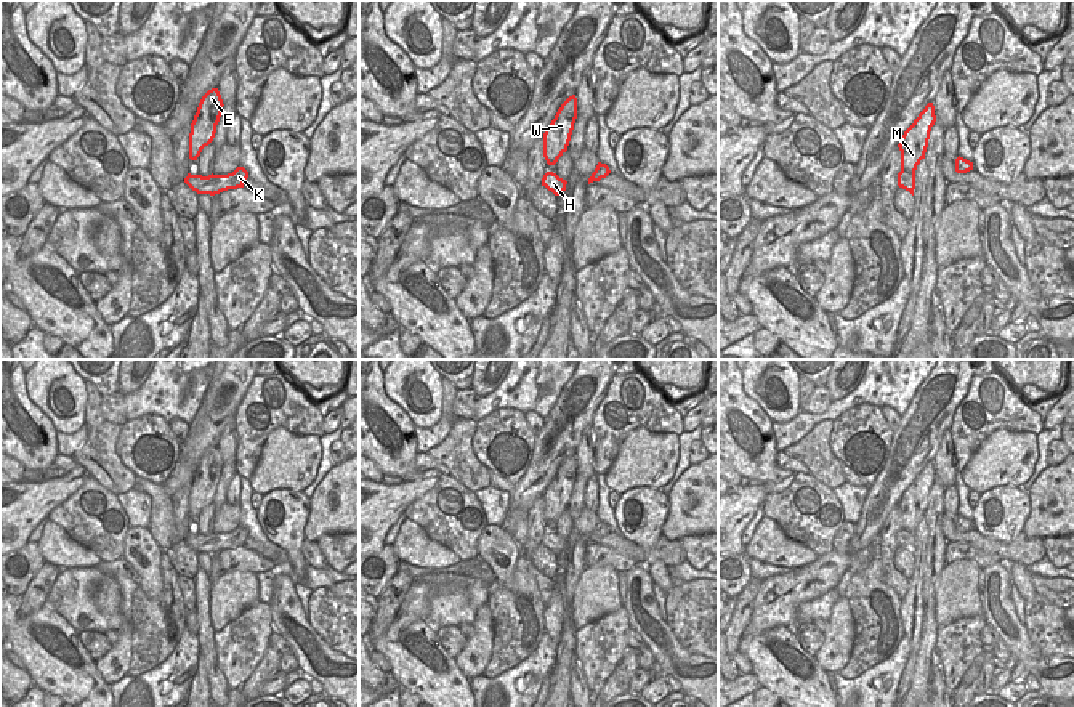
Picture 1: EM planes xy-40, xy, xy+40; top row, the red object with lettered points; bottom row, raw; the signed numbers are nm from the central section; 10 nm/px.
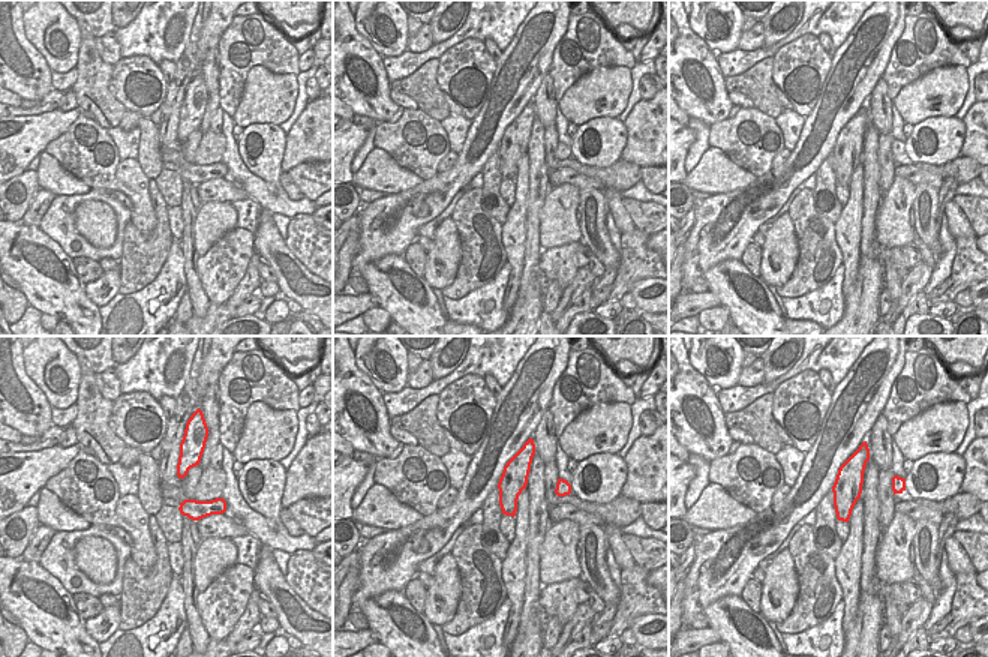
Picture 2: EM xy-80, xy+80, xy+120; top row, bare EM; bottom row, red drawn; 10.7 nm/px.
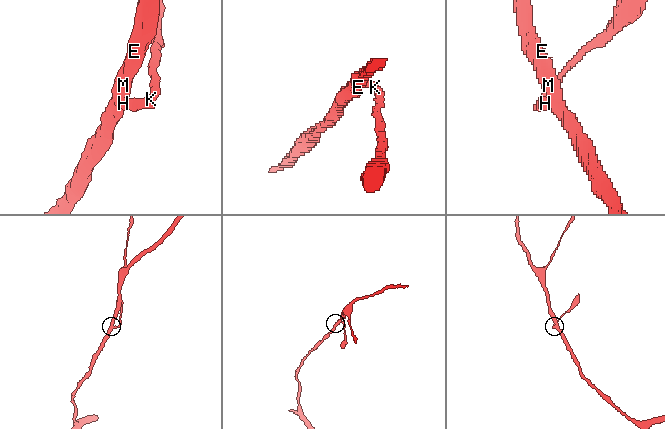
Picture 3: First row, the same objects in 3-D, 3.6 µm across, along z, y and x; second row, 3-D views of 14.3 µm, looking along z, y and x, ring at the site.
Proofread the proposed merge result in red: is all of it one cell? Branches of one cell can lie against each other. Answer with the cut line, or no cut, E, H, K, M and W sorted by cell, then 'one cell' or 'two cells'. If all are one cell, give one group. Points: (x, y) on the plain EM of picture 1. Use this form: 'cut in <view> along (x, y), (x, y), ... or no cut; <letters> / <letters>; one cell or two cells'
cut in xy+40 along (914, 534), (903, 547); E M W / H K; two cells

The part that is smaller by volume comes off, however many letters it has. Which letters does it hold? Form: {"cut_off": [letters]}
{"cut_off": ["H", "K"]}

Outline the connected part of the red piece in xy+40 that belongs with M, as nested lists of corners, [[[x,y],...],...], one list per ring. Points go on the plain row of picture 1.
[[[928,462],[914,483],[904,491],[898,503],[901,510],[901,531],[898,532],[899,547],[904,548],[904,542],[915,535],[917,524],[925,518],[930,491],[935,481],[935,465]]]

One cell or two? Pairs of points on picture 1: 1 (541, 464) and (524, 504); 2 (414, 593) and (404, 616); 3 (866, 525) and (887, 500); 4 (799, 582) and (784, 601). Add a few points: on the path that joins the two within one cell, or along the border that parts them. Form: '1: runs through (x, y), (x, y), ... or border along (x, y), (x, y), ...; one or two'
1: runs through (539, 473), (524, 494); one
2: runs through (414, 598), (414, 606), (409, 611); one
3: runs through (872, 518), (880, 507); one
4: runs through (795, 587), (789, 597); one

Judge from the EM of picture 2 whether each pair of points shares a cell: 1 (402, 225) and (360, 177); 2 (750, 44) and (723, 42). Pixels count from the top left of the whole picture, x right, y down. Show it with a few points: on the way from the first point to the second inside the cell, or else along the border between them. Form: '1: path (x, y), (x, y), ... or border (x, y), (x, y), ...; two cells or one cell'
1: border (422, 183), (387, 194); two cells
2: border (742, 32), (736, 48); two cells

